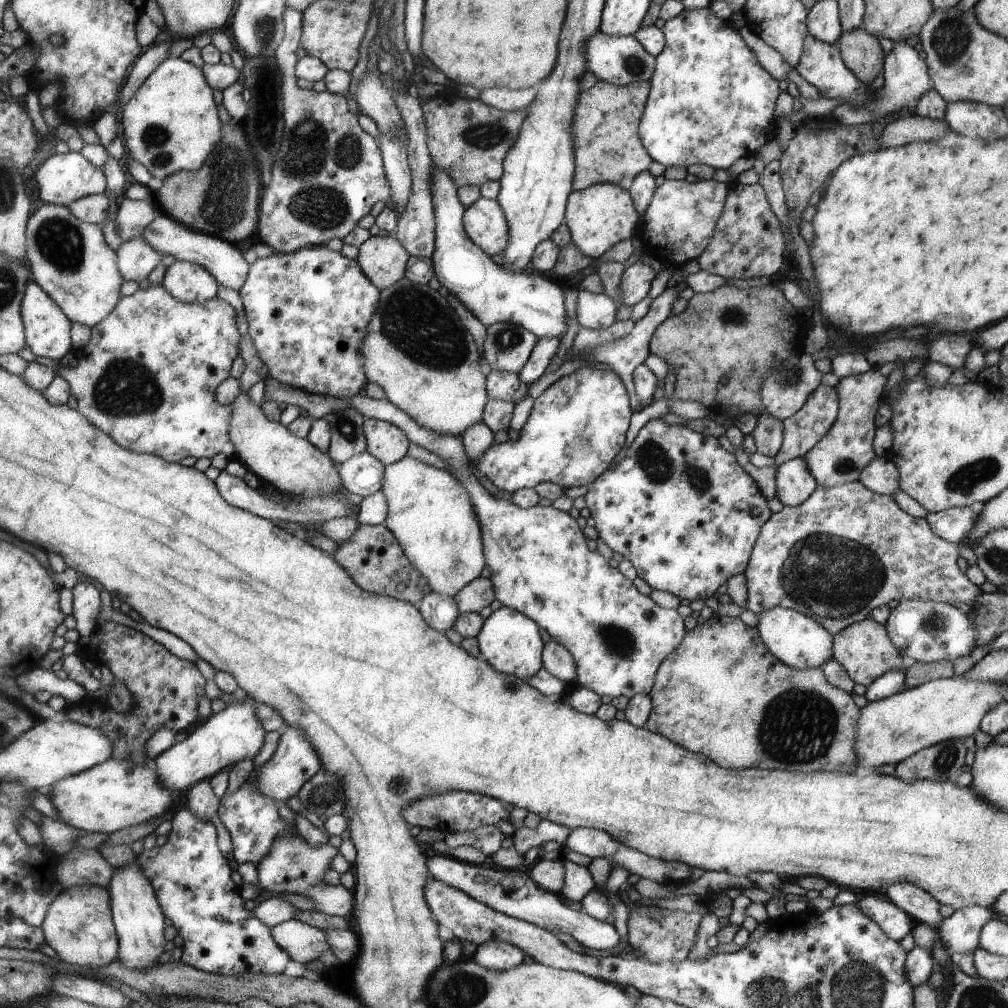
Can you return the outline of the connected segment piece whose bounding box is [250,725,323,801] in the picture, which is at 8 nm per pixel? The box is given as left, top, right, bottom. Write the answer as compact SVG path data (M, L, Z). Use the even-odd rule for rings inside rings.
M287 725L281 733L277 751L269 763L264 764L258 775L252 771L250 777L255 780L255 787L260 793L264 793L274 801L286 801L298 795L304 785L322 770L322 764L320 753L317 752L313 742L305 734L305 730Z

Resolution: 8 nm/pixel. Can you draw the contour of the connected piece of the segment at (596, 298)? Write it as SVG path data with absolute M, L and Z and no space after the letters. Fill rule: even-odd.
M583 289L578 293L576 320L581 328L607 328L616 322L618 306L614 298L605 293L595 294Z

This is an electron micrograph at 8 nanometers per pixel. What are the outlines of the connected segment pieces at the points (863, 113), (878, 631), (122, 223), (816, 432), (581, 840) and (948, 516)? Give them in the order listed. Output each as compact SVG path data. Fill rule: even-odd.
M897 41L892 51L886 56L885 84L881 89L876 90L878 94L875 96L875 100L862 109L852 109L848 104L842 103L834 108L830 116L832 119L841 122L842 125L862 125L883 119L889 113L898 111L900 108L911 110L910 112L914 114L922 96L925 96L926 93L933 89L927 64L928 62L920 58L920 54L915 48L908 46L904 41Z
M872 616L853 623L841 632L833 634L833 657L850 676L855 684L868 687L875 679L887 671L901 669L906 671L914 662L904 658L893 644L884 625L875 622Z
M122 198L116 224L120 226L122 241L141 236L154 219L155 204L149 200Z
M821 386L809 396L809 401L796 412L790 419L783 422L784 439L780 451L776 454L776 466L786 463L795 457L804 457L809 451L813 451L814 446L825 439L833 429L833 425L838 420L840 412L840 394L835 387Z
M582 827L572 829L564 846L570 848L574 853L585 855L592 860L597 857L610 858L620 844L613 840L607 832Z
M973 503L968 507L950 507L945 511L929 513L925 518L938 537L953 544L964 544L976 527L984 506L984 503Z

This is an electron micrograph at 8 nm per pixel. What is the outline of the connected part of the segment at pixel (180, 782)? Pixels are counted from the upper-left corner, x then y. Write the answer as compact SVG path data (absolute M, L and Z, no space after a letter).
M240 690L235 695L238 702L228 704L218 714L212 713L190 736L179 744L174 743L155 758L161 782L171 792L184 790L205 779L209 780L215 773L233 767L240 760L254 760L264 746L267 733L257 718L256 700Z

